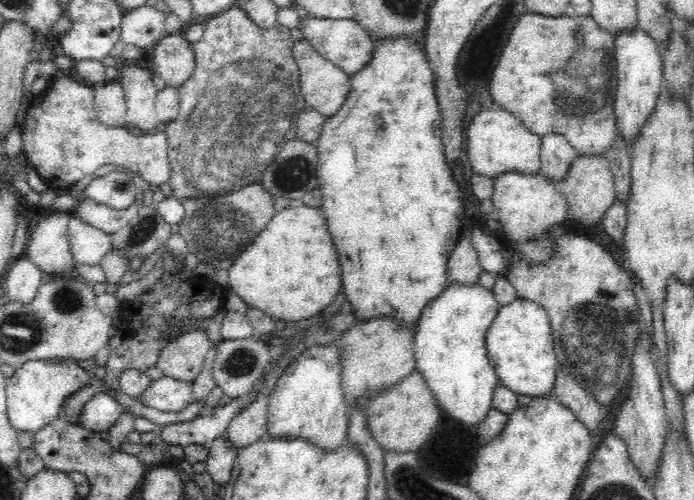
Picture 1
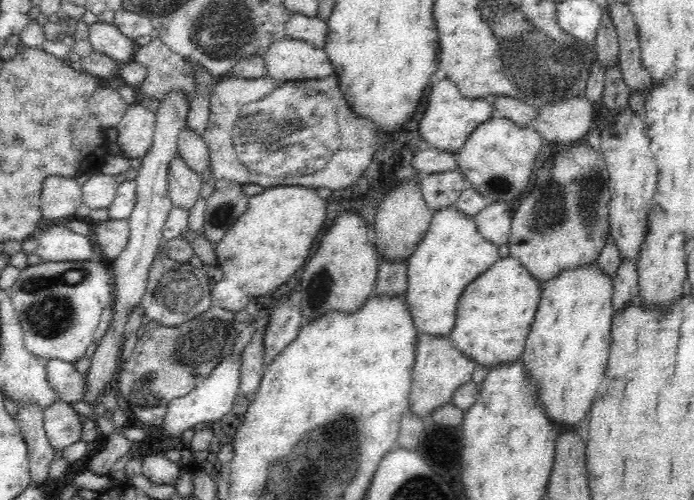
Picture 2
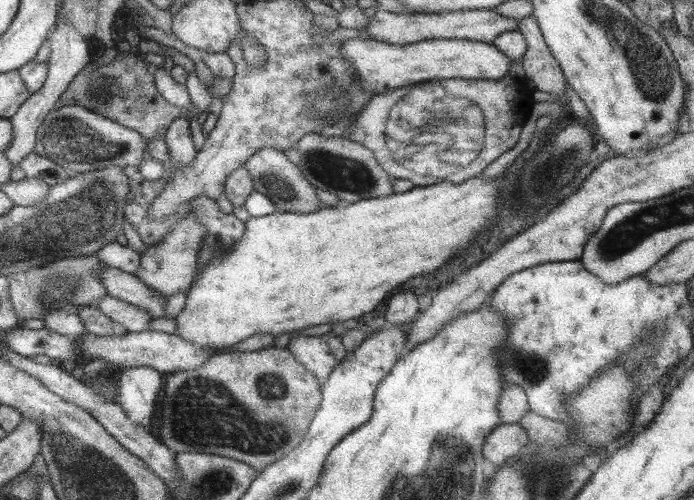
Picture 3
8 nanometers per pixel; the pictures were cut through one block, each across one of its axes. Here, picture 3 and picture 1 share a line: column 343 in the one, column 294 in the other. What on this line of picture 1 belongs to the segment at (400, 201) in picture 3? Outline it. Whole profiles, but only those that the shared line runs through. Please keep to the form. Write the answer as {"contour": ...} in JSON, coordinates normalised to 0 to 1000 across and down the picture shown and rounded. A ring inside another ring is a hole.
{"contour":[[[434,402],[421,404],[416,416],[399,424],[369,478],[337,518],[329,540],[329,574],[350,596],[354,612],[379,622],[396,642],[444,644],[473,612],[493,576],[487,508],[473,464],[470,436],[458,414],[444,414]]]}

